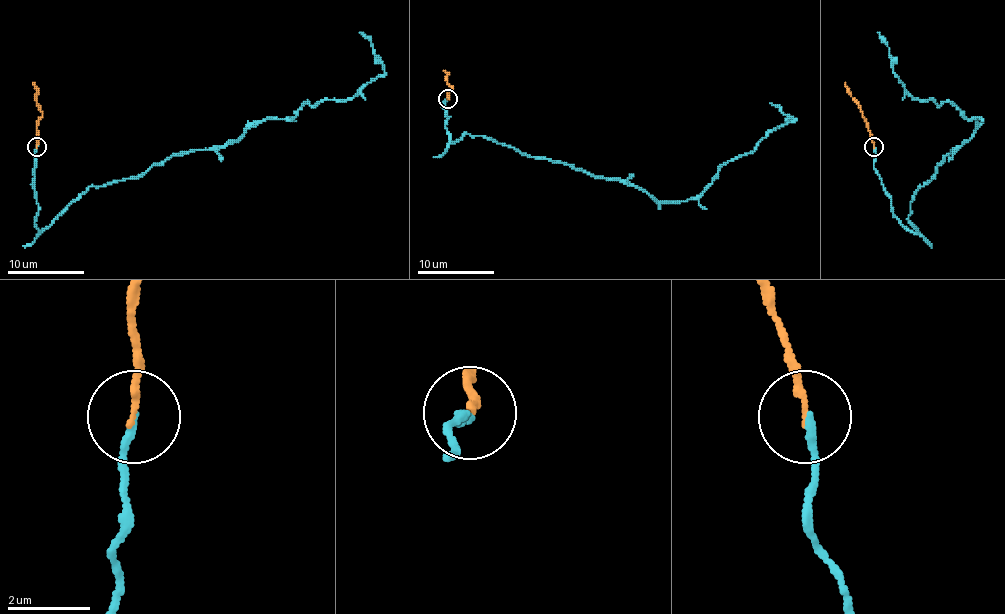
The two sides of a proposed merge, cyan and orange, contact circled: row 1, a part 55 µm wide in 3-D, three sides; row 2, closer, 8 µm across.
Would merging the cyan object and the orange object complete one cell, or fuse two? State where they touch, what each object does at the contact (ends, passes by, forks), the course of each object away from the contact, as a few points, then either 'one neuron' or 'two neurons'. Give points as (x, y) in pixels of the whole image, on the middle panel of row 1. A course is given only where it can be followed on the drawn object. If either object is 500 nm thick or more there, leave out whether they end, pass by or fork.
at (447, 99); cyan ends there; orange ends there; cyan runs (447, 99), (451, 140), (470, 134), (620, 178), (660, 201), (695, 199), (722, 164), (795, 118), (770, 103); orange runs (447, 99), (447, 93), (453, 88), (443, 70); one neuron

